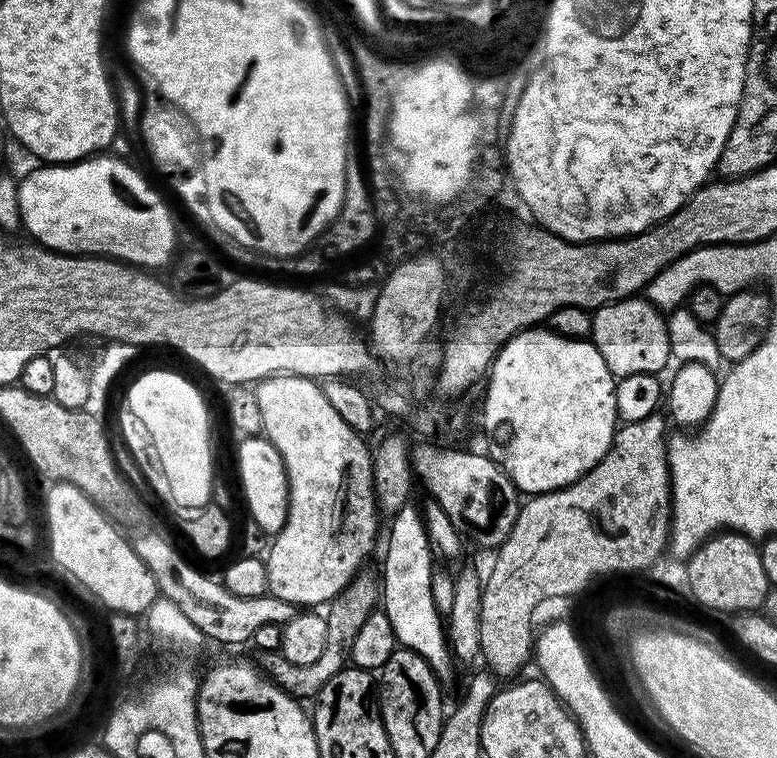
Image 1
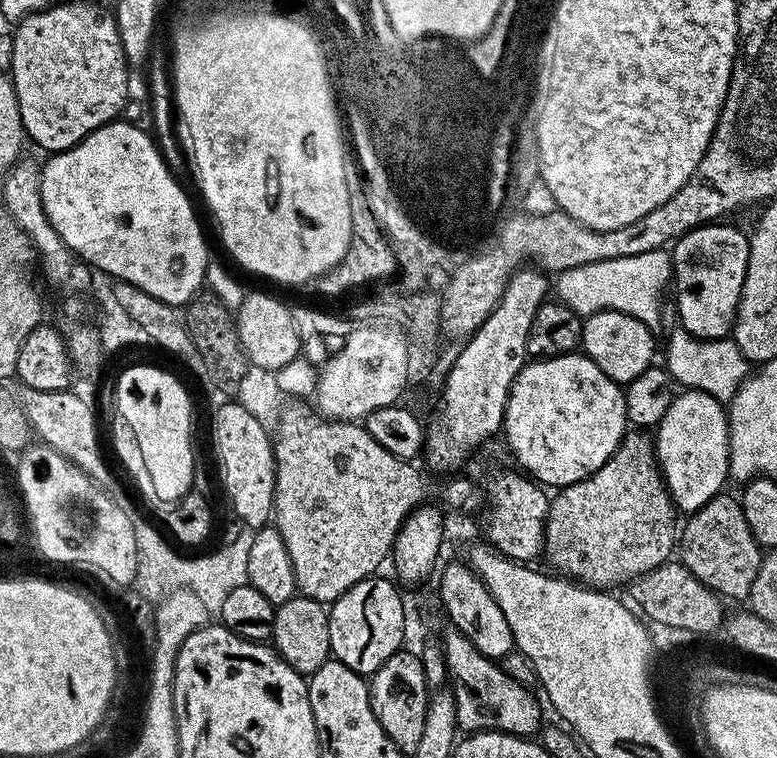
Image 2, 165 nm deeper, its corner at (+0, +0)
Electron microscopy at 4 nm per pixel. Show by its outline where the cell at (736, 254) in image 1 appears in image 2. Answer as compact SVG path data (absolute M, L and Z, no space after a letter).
M631 256L587 264L581 268L567 268L555 277L554 288L555 291L556 288L560 291L559 299L579 314L618 311L656 330L660 324L660 299L664 296L664 287L667 284L669 287L673 274L667 263L656 265L652 260L655 259L643 260L641 257Z

